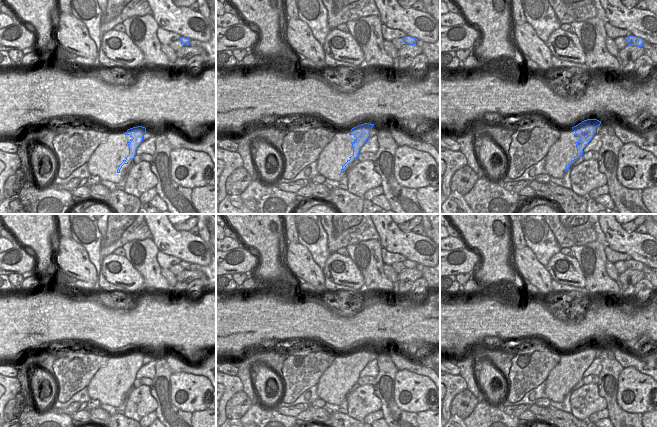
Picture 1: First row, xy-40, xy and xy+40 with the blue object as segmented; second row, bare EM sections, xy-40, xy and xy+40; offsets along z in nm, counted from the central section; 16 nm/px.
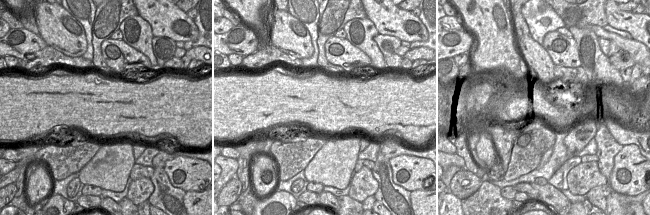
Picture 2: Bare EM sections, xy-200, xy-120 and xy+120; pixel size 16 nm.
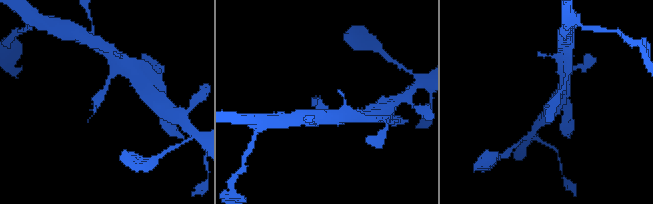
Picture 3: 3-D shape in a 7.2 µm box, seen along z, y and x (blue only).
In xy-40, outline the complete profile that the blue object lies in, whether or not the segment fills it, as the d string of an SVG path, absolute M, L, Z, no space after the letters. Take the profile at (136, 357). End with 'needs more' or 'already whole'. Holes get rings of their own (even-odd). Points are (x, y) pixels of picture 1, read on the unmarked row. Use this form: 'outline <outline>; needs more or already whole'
outline M142 350L130 352L125 356L125 359L129 359L131 361L130 365L127 366L128 371L129 371L129 379L125 381L126 383L123 384L123 386L119 389L117 393L117 397L120 397L120 393L122 392L124 388L128 388L128 386L131 383L134 383L136 379L136 374L138 370L142 367L143 359L145 357L146 357L146 352Z; already whole

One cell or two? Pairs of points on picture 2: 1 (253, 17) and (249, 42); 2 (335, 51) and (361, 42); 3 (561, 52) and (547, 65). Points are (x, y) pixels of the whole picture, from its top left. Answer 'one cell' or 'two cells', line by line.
1: two cells
2: two cells
3: two cells

